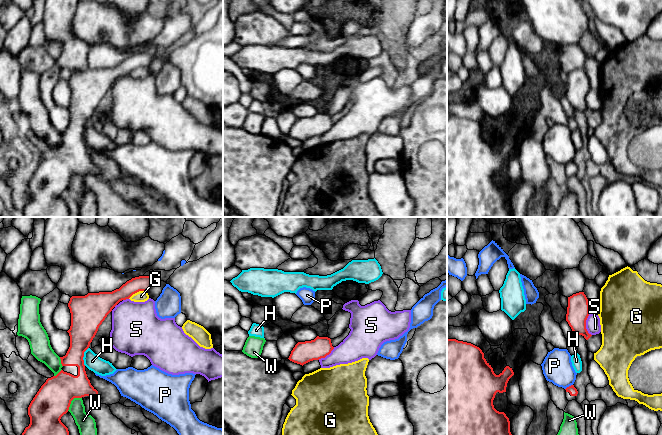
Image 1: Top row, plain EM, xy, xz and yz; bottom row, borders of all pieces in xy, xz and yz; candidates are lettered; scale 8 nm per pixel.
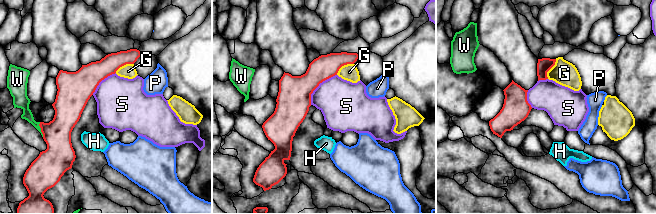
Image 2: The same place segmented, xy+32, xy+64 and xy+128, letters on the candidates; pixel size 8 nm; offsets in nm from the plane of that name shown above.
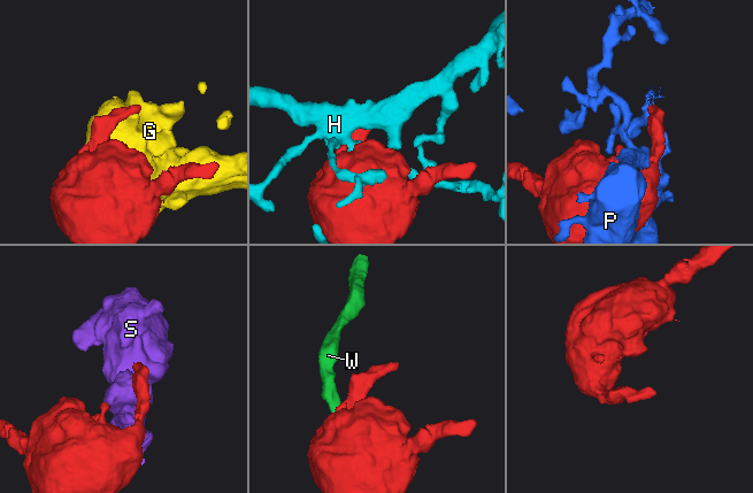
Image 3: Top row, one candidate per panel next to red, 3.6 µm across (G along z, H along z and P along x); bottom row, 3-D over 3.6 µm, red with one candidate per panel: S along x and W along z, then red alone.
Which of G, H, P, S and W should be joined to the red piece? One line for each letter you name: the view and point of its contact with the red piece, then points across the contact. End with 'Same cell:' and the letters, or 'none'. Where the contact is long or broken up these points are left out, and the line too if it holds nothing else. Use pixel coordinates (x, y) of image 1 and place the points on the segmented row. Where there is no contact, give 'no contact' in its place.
Same cell: none

